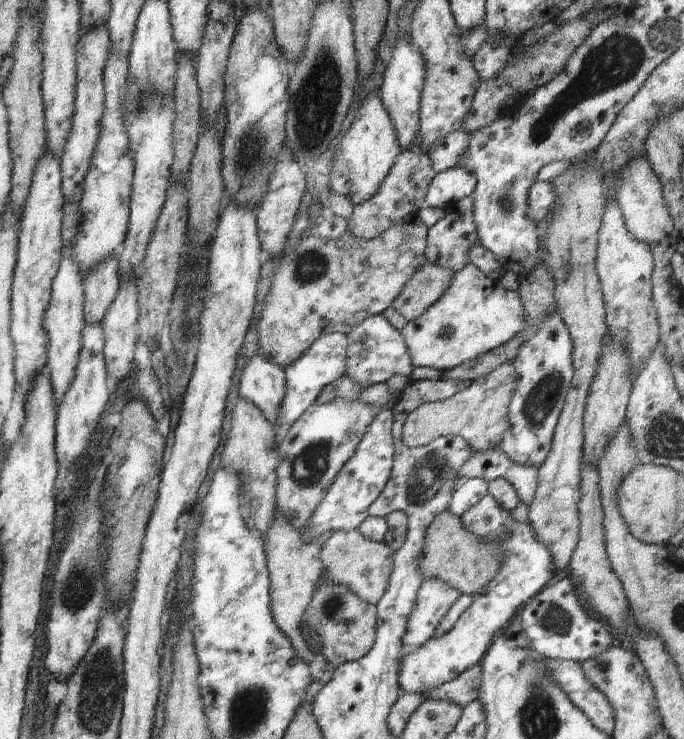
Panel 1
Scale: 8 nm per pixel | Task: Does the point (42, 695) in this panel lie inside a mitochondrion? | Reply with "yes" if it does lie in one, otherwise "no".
no

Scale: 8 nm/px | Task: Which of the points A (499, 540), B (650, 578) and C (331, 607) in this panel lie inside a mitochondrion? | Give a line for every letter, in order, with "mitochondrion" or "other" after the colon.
A: other
B: other
C: mitochondrion

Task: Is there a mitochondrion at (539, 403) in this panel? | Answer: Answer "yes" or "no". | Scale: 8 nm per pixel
yes

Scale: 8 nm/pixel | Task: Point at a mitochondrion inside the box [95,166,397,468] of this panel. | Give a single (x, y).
(311, 266)

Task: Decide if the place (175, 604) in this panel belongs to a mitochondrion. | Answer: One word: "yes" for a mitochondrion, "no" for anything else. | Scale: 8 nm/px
no

